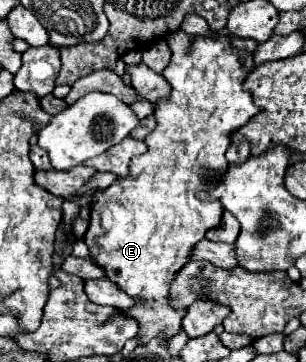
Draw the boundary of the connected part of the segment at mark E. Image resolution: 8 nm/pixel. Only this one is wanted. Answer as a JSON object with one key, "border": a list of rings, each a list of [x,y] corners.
{"border":[[[174,31],[168,39],[168,45],[172,49],[172,61],[162,75],[170,83],[172,93],[154,109],[156,129],[144,139],[148,153],[132,159],[128,175],[118,177],[116,185],[112,183],[112,187],[108,187],[106,191],[92,195],[90,227],[84,235],[90,257],[98,267],[104,269],[106,279],[112,279],[112,283],[116,283],[120,291],[136,299],[136,303],[122,313],[138,321],[138,345],[148,343],[160,333],[164,335],[164,339],[180,333],[180,319],[184,317],[186,309],[174,309],[170,305],[170,285],[176,273],[190,261],[194,245],[204,239],[206,231],[216,229],[222,217],[220,201],[200,201],[196,199],[196,191],[206,187],[206,183],[212,185],[212,179],[226,171],[228,161],[224,153],[230,145],[230,133],[248,123],[258,113],[258,107],[252,101],[252,93],[242,85],[246,75],[250,73],[252,61],[246,61],[246,65],[242,67],[240,57],[246,51],[234,49],[228,37],[194,37],[194,41],[188,41],[188,35],[184,31]]]}

